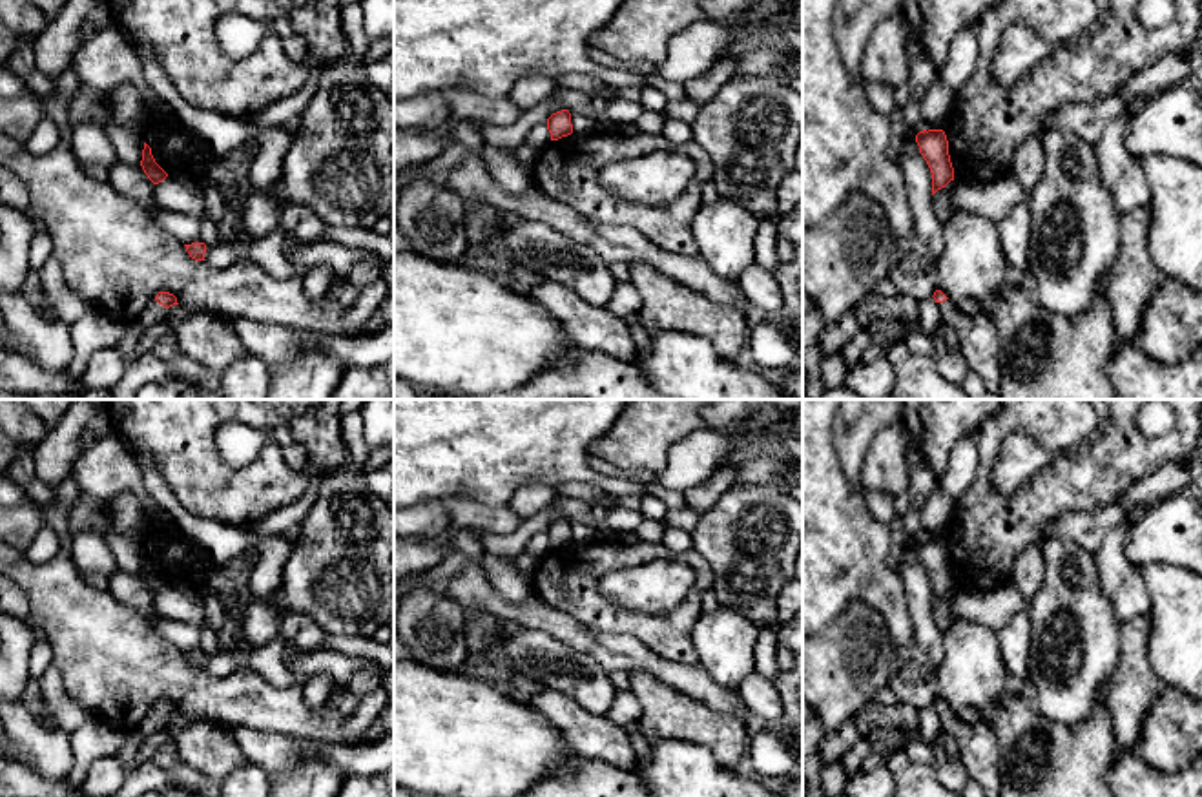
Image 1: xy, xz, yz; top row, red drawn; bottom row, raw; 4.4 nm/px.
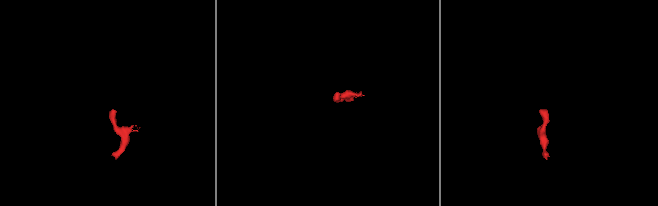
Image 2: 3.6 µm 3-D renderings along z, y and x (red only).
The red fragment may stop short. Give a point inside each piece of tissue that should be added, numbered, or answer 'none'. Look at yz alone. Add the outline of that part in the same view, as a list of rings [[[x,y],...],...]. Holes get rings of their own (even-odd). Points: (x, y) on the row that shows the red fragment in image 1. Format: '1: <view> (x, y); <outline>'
1: yz (978, 338); [[[947,299],[939,305],[941,321],[948,325],[959,341],[959,352],[985,385],[989,394],[1000,394],[1000,334],[989,314],[965,316]]]

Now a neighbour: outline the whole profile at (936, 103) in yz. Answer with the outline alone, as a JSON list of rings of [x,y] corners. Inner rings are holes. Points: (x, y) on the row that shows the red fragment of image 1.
[[[938,77],[921,100],[923,129],[943,129],[950,115],[954,93]]]

